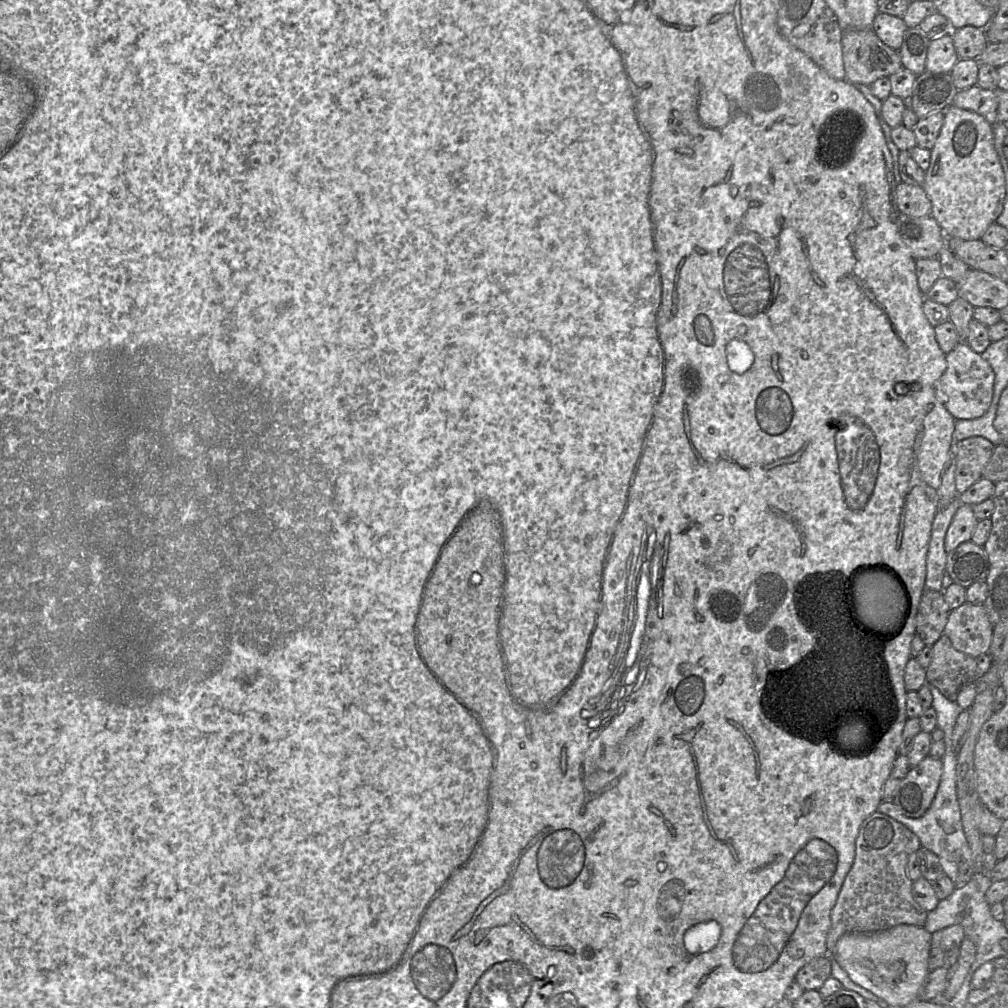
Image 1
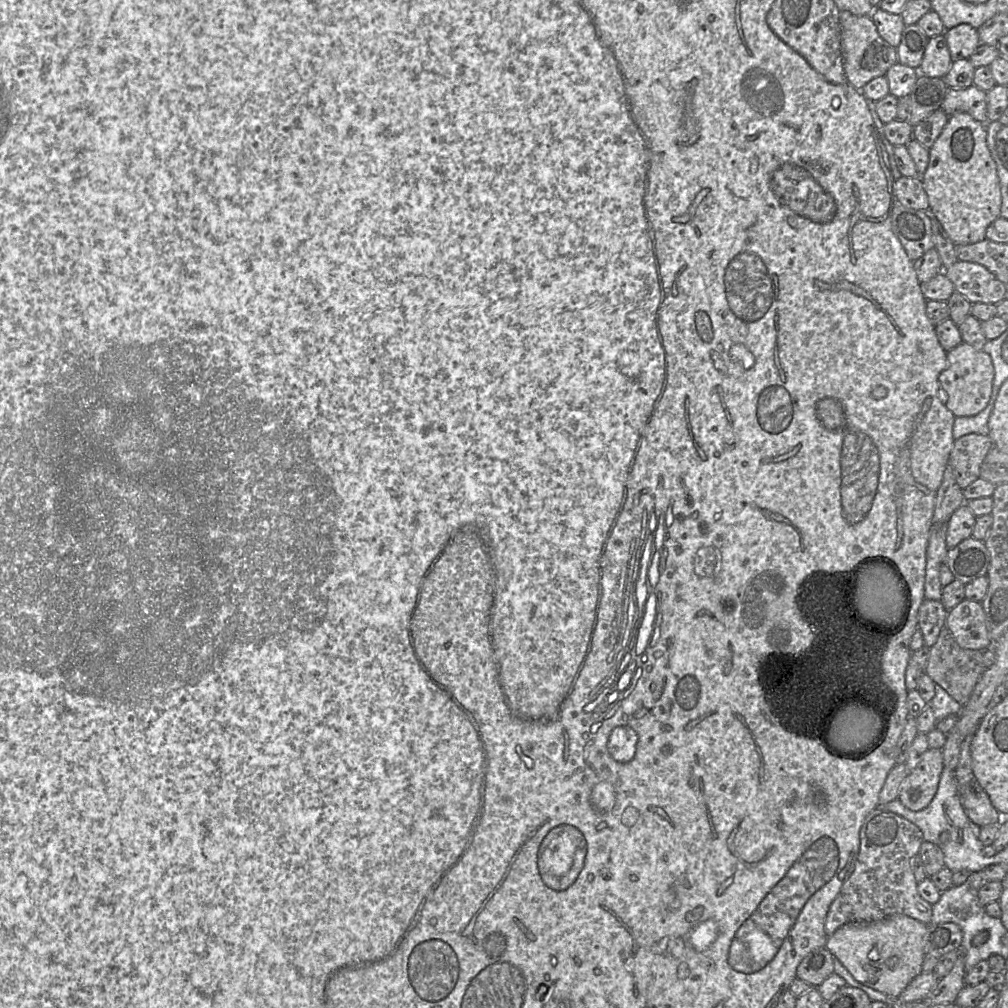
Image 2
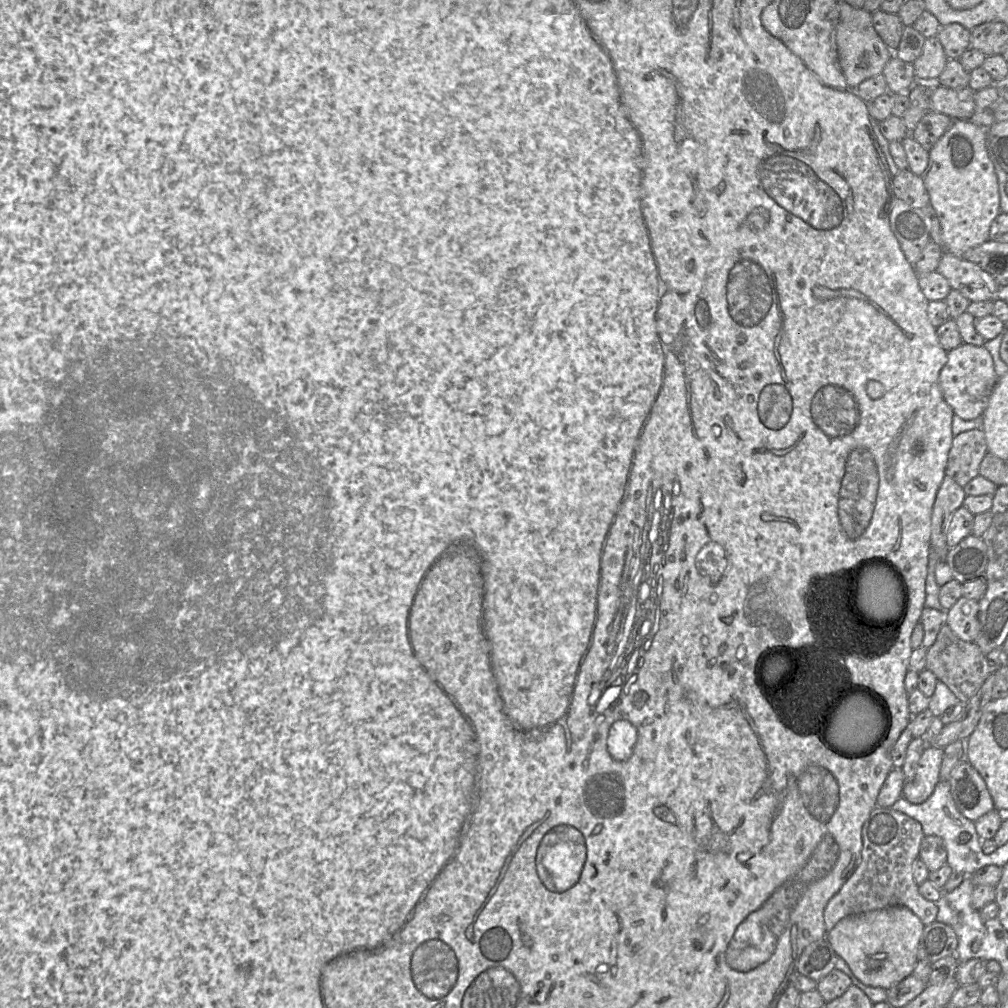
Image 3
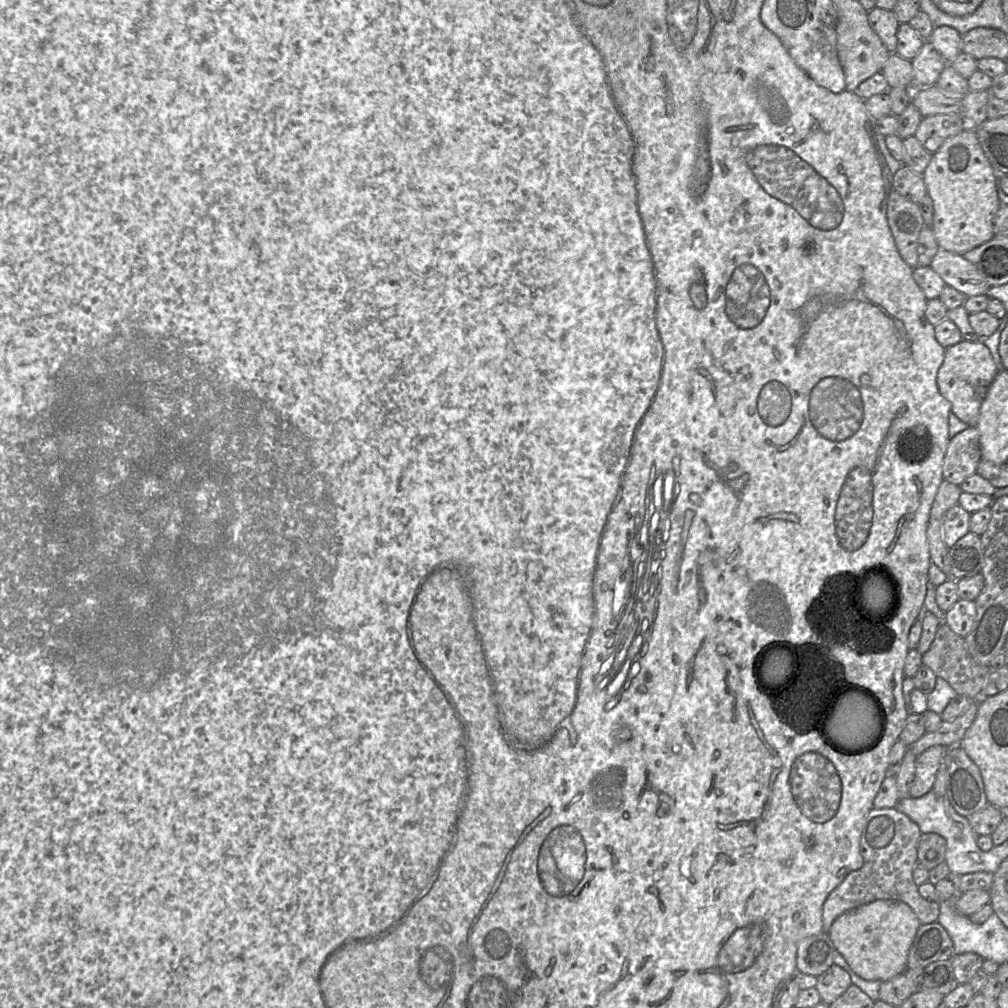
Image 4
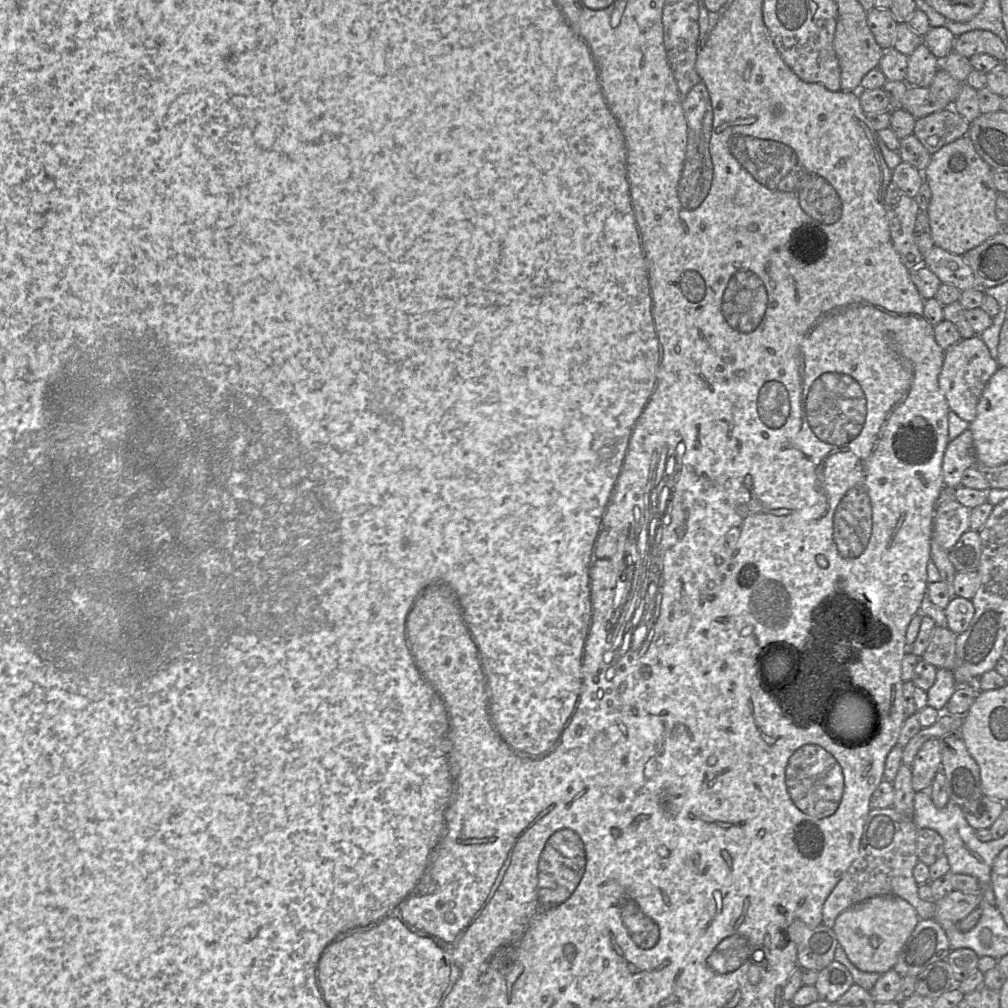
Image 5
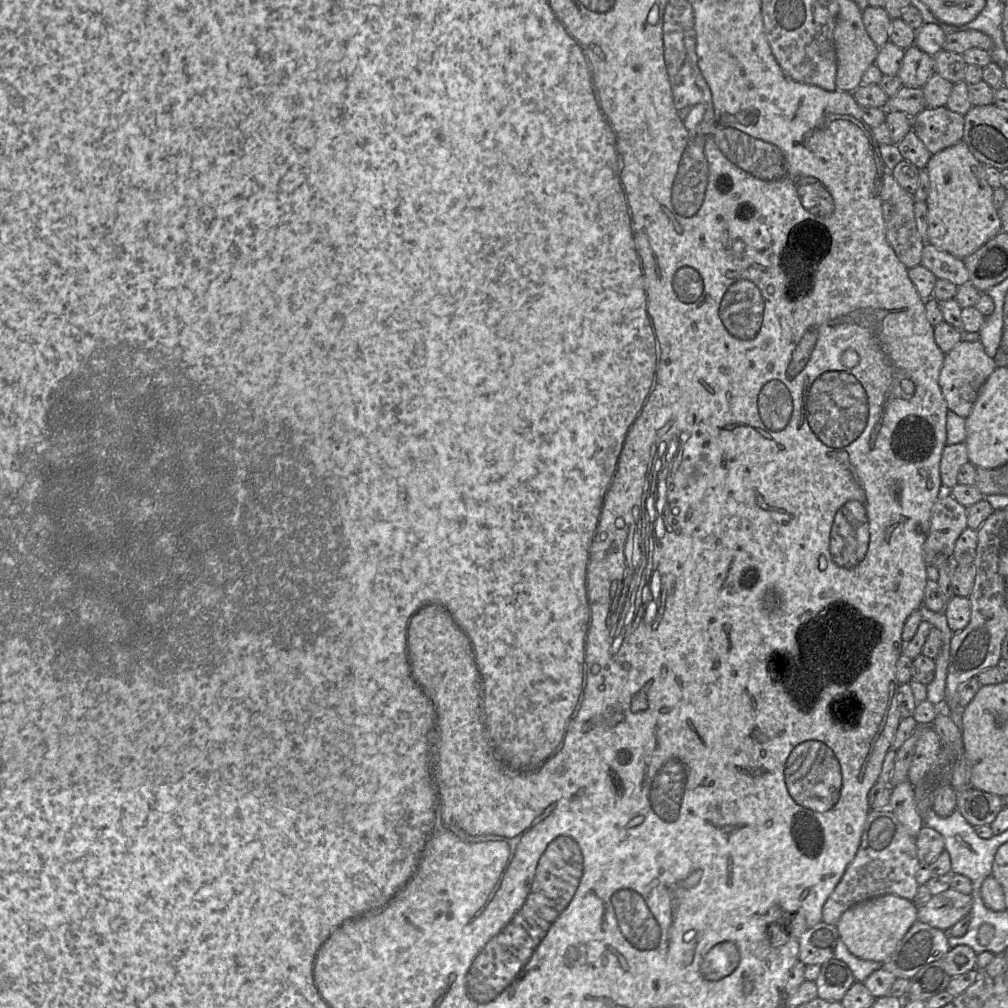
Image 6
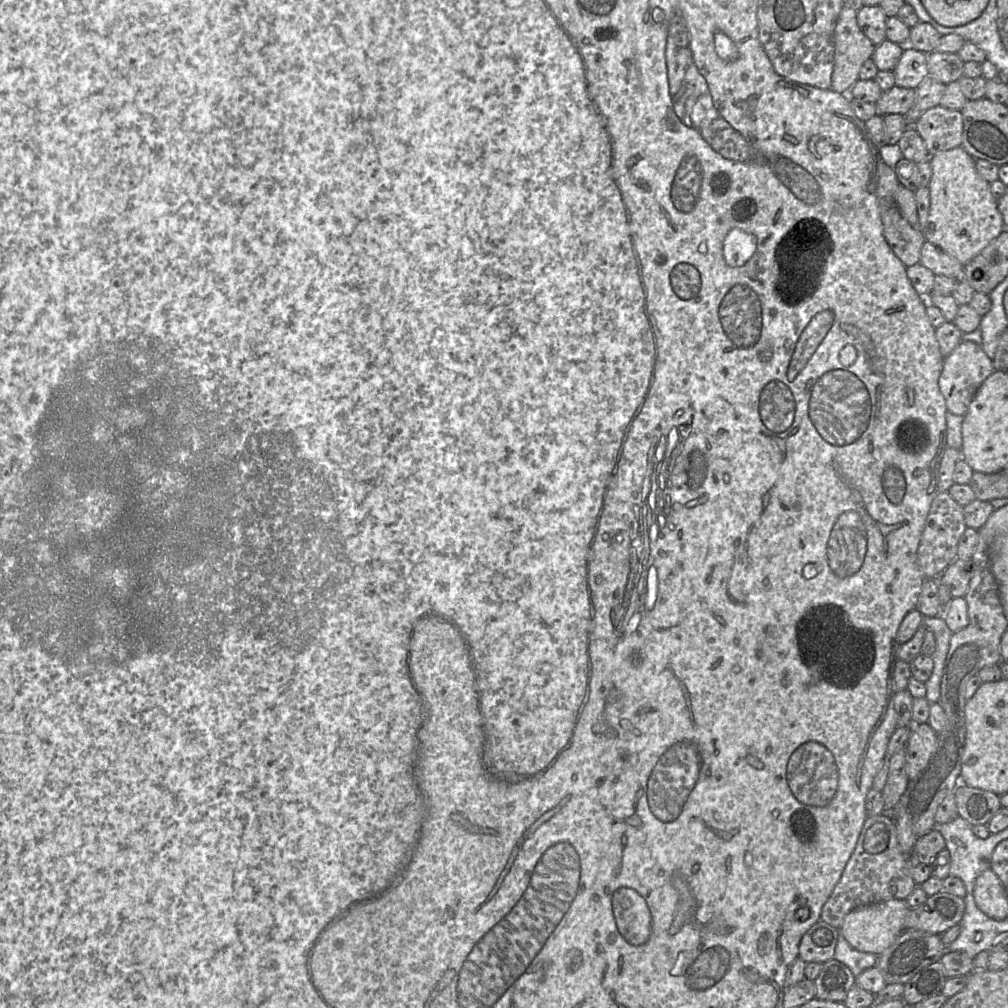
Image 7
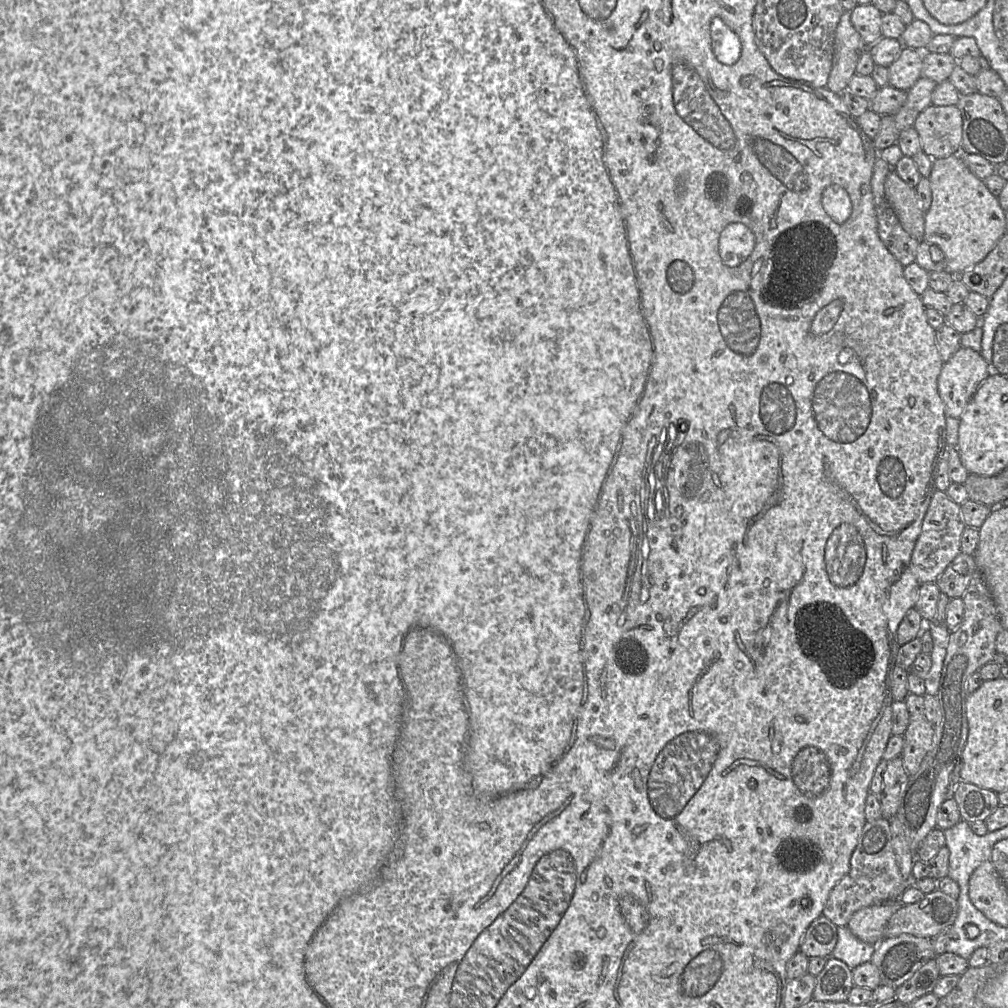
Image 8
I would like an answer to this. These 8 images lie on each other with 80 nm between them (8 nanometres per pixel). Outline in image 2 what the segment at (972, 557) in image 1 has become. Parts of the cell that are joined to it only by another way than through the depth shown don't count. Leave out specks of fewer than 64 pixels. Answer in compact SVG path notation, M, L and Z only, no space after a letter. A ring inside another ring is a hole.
M970 536L948 550L946 564L955 579L966 585L987 575L989 552L983 541Z

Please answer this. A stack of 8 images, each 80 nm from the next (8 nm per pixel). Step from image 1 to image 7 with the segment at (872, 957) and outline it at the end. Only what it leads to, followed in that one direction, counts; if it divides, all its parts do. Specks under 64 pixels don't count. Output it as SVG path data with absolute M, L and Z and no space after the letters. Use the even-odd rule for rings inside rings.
M891 899L859 906L845 916L839 932L854 949L880 955L904 932L904 921L910 909L905 899Z

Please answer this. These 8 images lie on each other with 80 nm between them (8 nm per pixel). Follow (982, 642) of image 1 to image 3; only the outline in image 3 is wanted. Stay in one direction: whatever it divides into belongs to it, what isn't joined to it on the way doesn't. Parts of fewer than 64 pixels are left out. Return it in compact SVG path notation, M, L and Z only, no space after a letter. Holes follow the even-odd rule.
M961 597L949 610L945 610L945 623L962 640L975 642L980 622L978 601Z

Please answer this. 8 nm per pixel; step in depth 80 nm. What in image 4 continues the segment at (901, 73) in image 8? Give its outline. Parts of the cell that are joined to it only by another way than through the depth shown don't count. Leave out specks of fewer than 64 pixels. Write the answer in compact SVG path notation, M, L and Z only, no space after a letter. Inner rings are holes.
M928 40L923 42L920 51L911 60L911 63L913 69L911 90L935 85L941 72L948 64Z

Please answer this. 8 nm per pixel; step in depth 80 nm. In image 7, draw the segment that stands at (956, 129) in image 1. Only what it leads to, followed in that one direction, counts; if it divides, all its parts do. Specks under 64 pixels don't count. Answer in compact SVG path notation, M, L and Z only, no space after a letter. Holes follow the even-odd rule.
M962 146L932 155L929 157L929 162L932 176L928 185L929 215L923 230L925 240L958 260L962 265L966 265L1004 230L1003 217L997 206L998 202L992 195L990 183L977 172L975 159Z

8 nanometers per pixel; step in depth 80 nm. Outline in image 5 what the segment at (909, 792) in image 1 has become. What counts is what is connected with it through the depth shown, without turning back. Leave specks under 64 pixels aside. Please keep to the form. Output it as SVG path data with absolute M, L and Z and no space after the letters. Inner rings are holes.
M931 738L923 743L911 764L911 783L915 792L929 790L941 767L941 740Z

